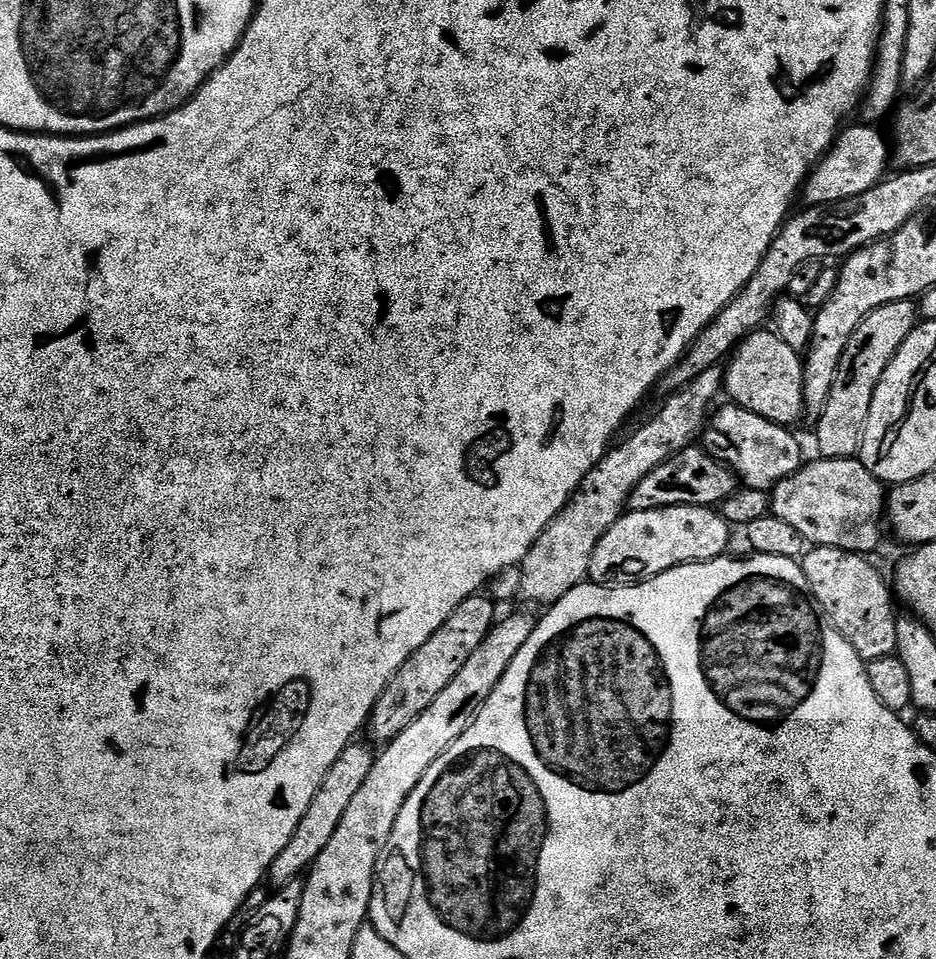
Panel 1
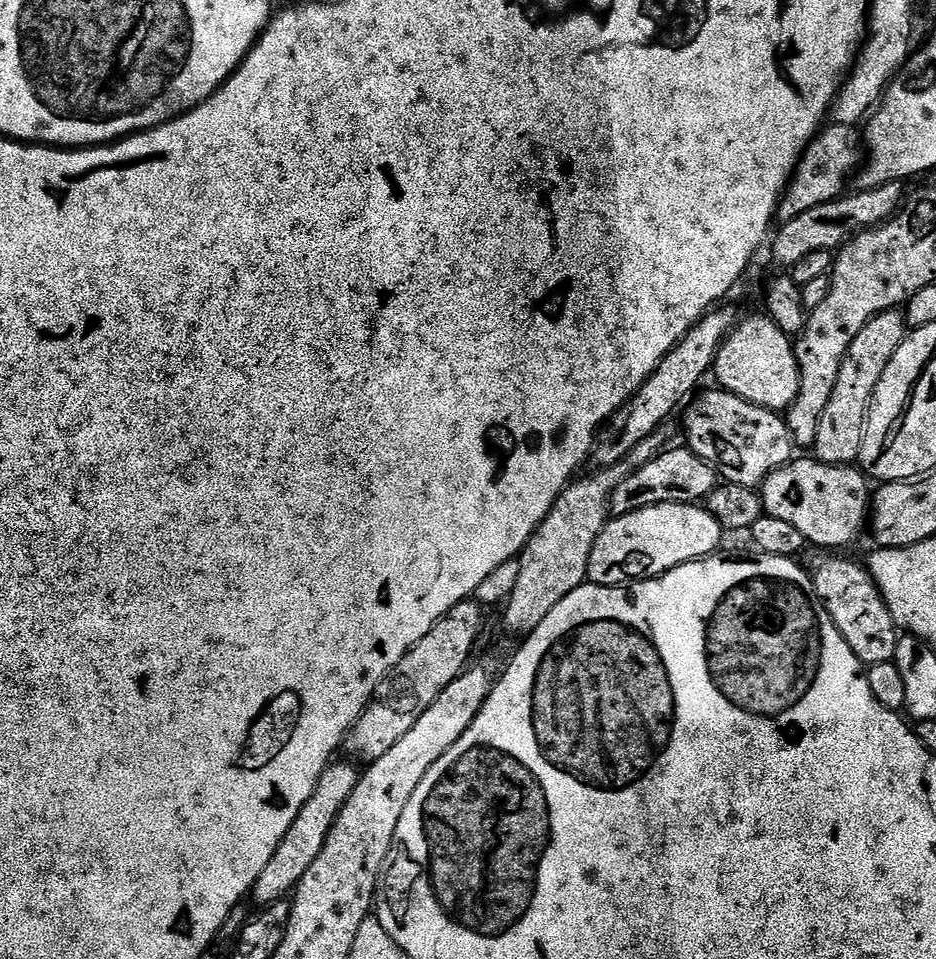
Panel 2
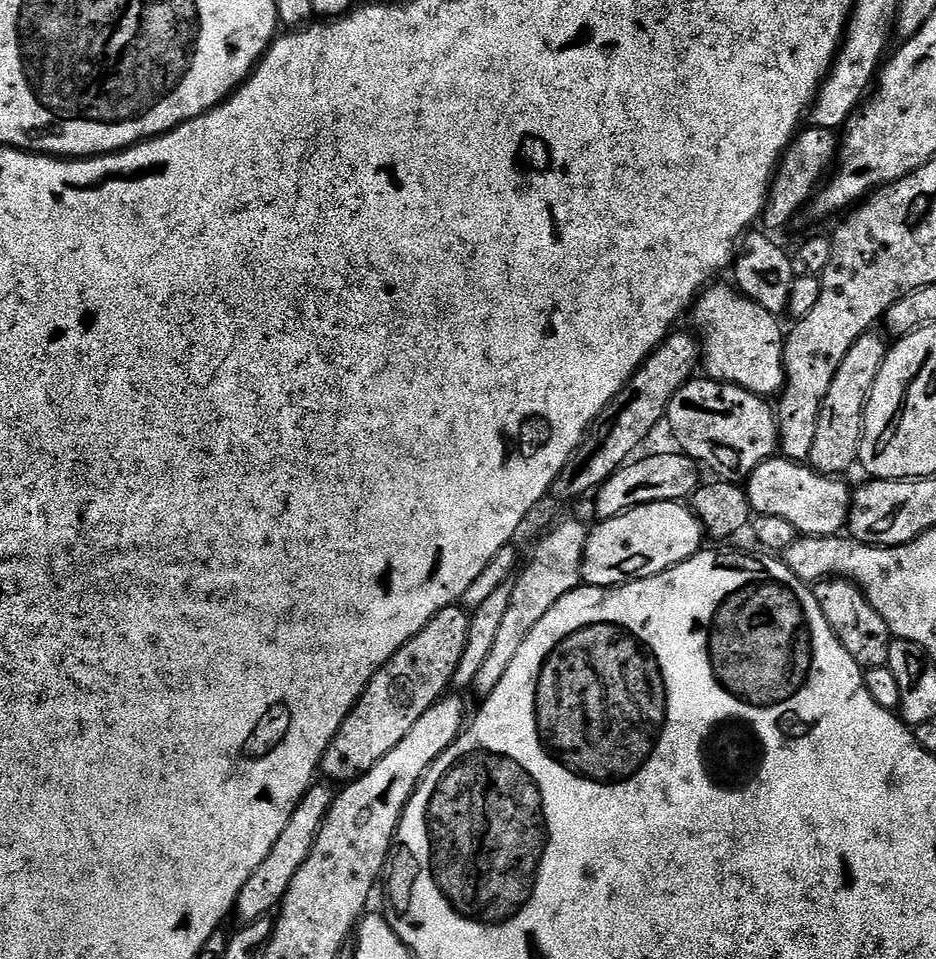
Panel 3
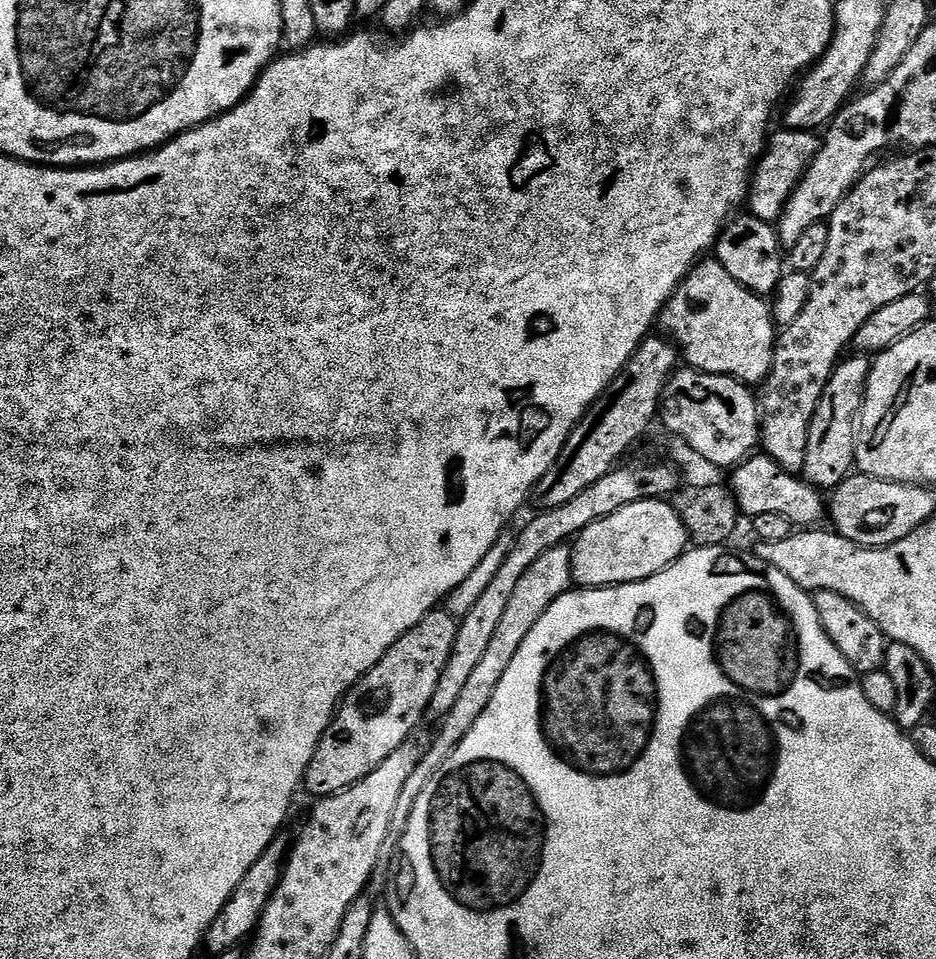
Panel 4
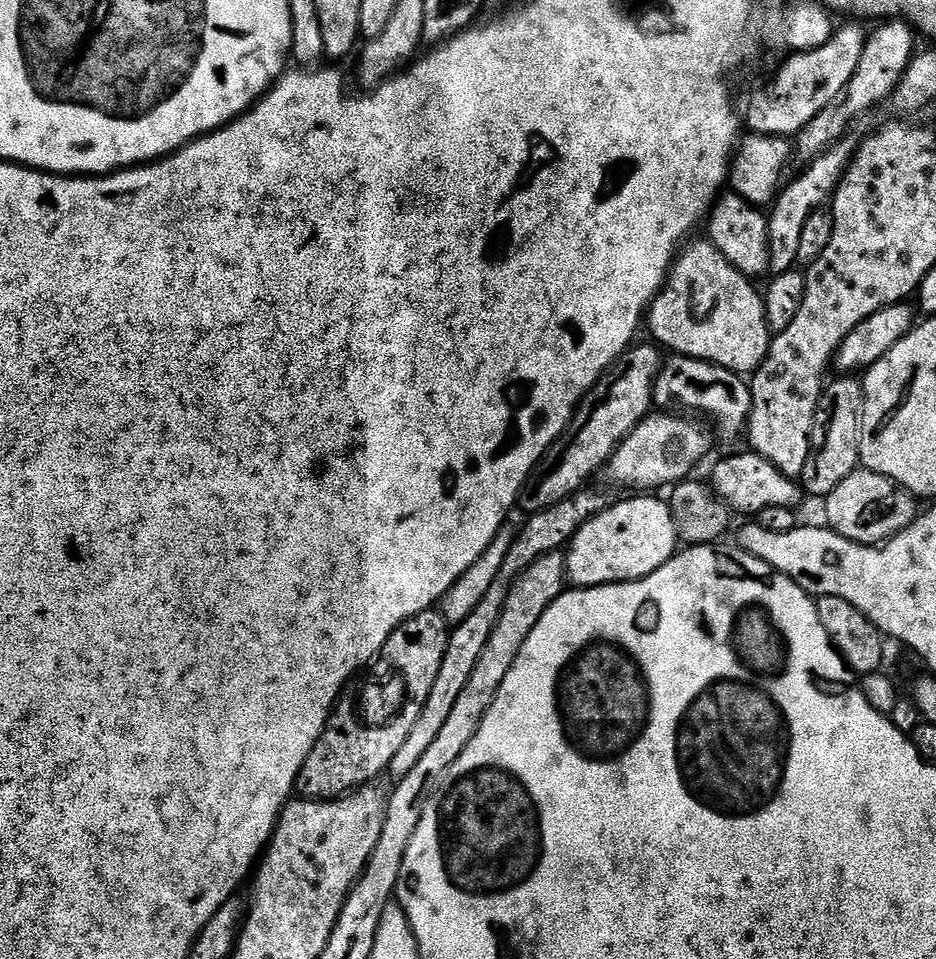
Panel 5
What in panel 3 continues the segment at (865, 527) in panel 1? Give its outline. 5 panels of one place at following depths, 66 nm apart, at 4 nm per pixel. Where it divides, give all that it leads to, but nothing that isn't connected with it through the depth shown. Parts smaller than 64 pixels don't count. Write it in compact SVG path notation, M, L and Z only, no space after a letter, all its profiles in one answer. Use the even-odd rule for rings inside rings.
M783 458L767 460L748 476L746 491L748 501L756 516L769 516L770 518L782 518L790 522L794 530L800 536L838 536L848 527L848 511L852 505L853 489L844 485L843 479L834 476L824 476L816 472L807 463Z

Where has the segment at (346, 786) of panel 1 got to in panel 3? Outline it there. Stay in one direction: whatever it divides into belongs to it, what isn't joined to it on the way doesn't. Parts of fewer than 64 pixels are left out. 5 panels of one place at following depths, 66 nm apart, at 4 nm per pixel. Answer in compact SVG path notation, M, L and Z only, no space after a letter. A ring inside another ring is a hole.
M313 783L307 794L302 797L286 830L282 830L282 838L278 838L278 842L274 844L274 850L270 850L262 866L258 866L254 874L250 874L250 882L242 886L236 899L234 912L235 915L241 916L244 924L252 924L255 920L271 917L286 898L286 890L290 890L290 882L294 882L294 876L298 874L298 870L302 870L306 858L310 858L310 850L314 850L314 842L322 830L326 814L330 806L335 803L337 795L331 783L320 783Z

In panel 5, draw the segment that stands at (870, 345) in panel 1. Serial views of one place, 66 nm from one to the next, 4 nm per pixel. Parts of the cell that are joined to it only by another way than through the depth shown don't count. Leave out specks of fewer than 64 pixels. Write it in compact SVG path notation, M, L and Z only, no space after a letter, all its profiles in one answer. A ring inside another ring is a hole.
M836 378L827 385L818 402L814 430L810 438L810 454L798 478L803 491L812 496L827 498L850 474L861 467L860 414L864 399L864 385L856 378Z

